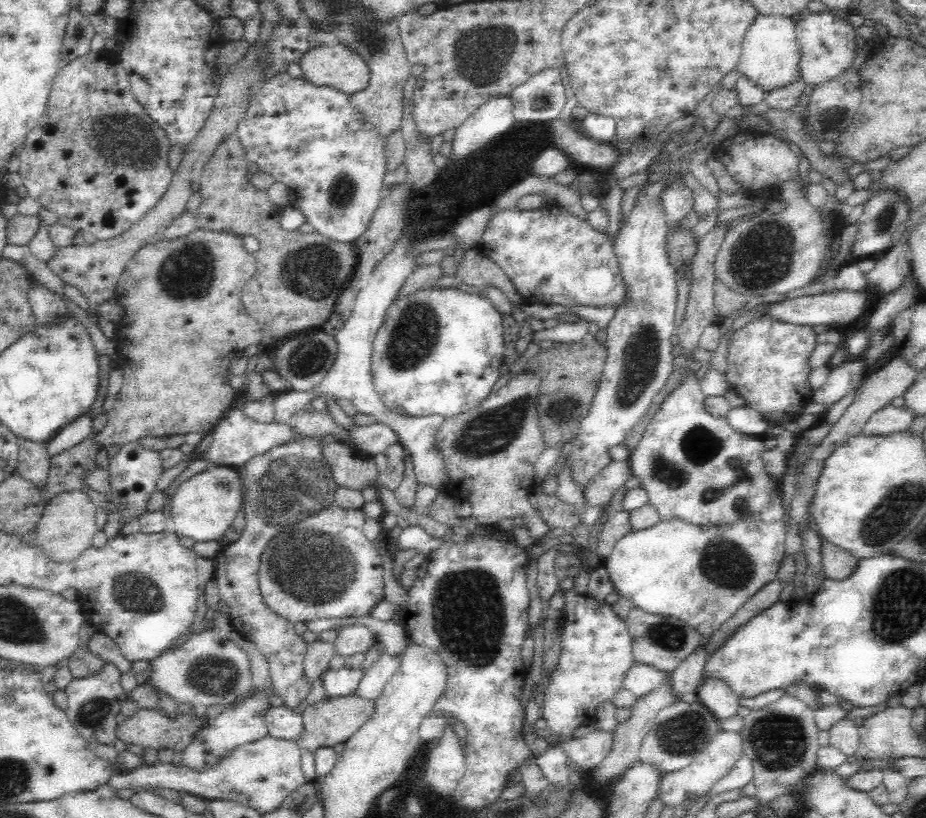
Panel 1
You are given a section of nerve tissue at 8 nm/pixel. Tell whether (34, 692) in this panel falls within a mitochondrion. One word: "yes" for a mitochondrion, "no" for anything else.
no

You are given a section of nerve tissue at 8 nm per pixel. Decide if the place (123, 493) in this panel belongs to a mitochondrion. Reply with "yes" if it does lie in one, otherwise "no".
no

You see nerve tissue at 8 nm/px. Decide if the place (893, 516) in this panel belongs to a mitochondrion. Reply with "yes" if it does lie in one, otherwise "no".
yes

